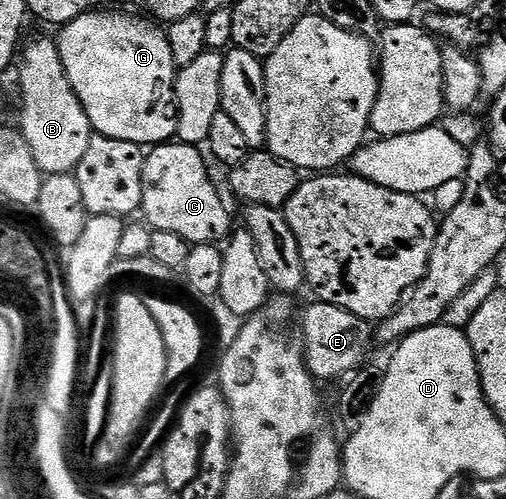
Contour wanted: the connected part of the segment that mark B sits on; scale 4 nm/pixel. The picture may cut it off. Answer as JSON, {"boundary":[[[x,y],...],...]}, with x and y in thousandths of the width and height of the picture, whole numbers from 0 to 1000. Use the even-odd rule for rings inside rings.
{"boundary":[[[101,76],[73,78],[40,112],[42,118],[42,273],[53,283],[77,339],[89,351],[132,351],[150,345],[172,283],[186,271],[164,210],[140,174],[117,98]]]}

